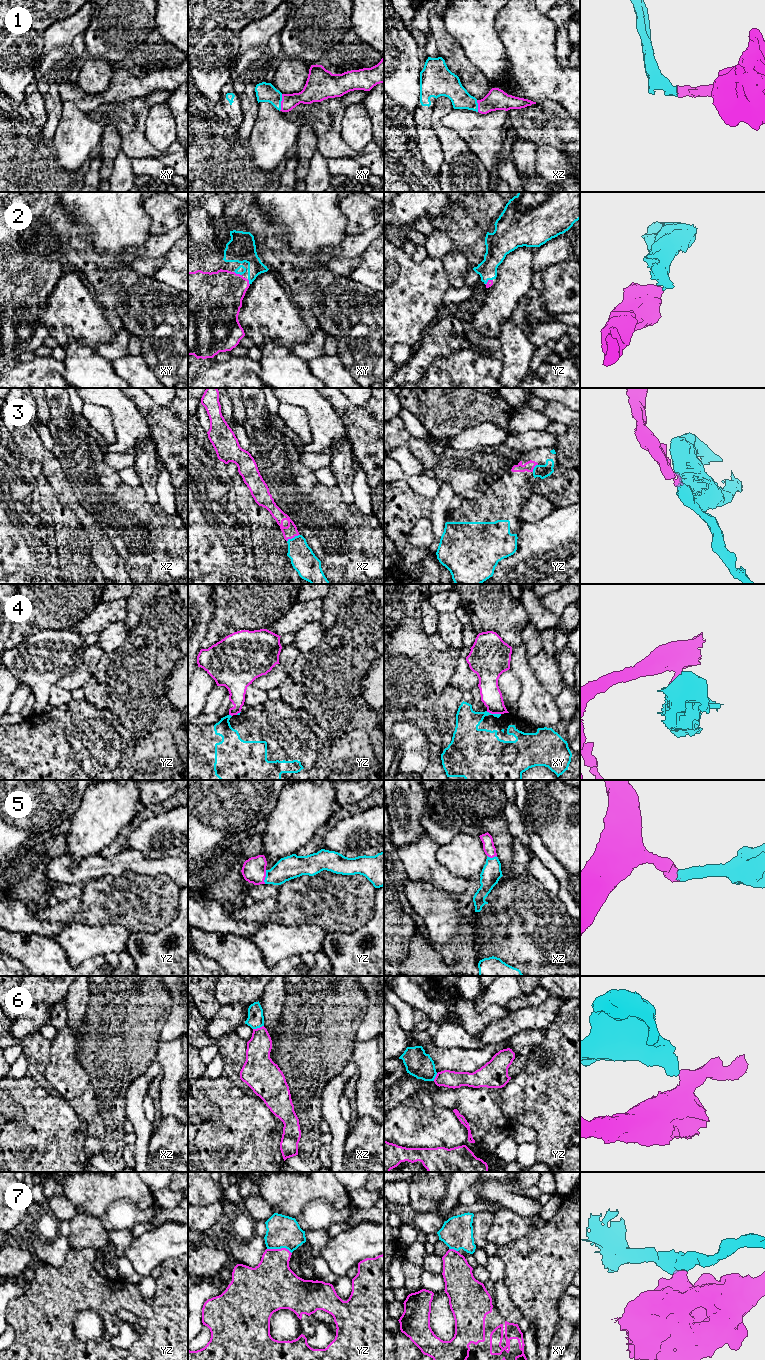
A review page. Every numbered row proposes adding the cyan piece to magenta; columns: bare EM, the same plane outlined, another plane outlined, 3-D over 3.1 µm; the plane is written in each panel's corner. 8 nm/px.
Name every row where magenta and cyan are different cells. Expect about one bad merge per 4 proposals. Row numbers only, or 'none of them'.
4, 6, 7

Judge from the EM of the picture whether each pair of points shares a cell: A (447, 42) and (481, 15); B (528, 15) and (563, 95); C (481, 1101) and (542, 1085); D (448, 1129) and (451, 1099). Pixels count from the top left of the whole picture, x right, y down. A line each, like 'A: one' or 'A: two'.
A: two
B: one
C: one
D: two

